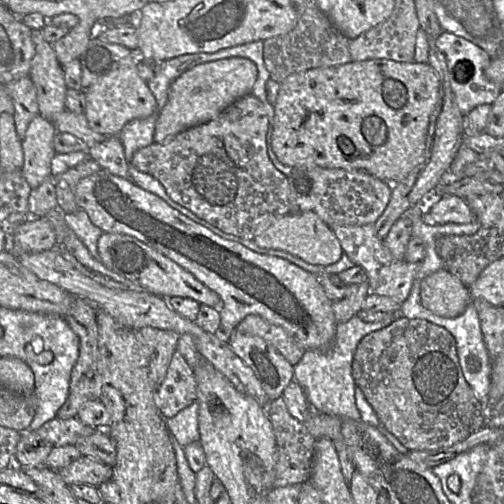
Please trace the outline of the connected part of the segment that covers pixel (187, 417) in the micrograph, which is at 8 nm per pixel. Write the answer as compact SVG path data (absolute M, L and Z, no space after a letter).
M194 401L172 418L165 420L171 435L183 448L188 444L199 441L198 428L199 404Z

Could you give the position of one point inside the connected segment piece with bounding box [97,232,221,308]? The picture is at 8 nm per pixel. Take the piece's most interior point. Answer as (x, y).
(125, 255)

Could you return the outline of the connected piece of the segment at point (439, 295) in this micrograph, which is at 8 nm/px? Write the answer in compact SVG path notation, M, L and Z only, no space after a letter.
M445 268L422 280L420 297L426 309L444 318L462 315L473 301L469 287Z

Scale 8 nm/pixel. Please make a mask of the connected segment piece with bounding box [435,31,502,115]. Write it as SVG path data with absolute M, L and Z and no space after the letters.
M446 31L437 36L435 47L445 57L450 88L462 114L465 115L480 105L491 105L496 100L502 88L488 80L484 74L491 58L483 49Z

